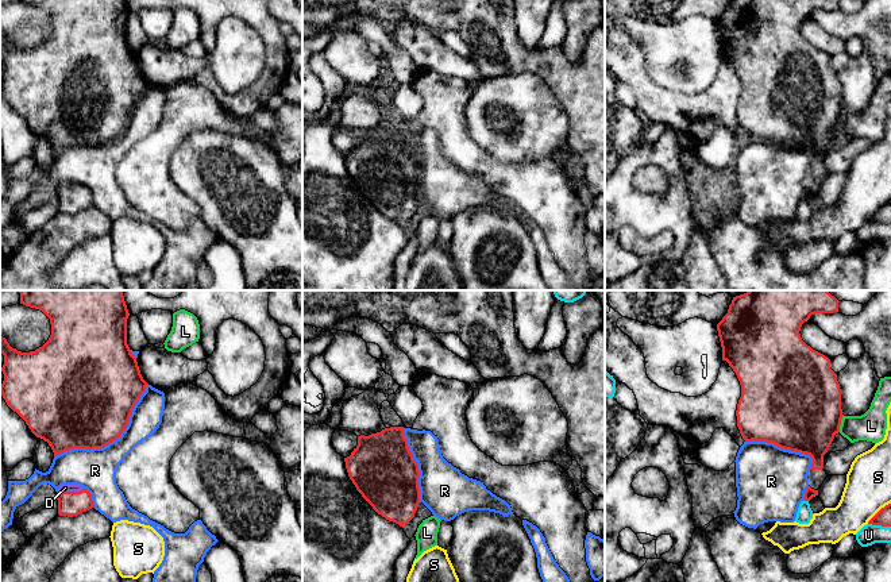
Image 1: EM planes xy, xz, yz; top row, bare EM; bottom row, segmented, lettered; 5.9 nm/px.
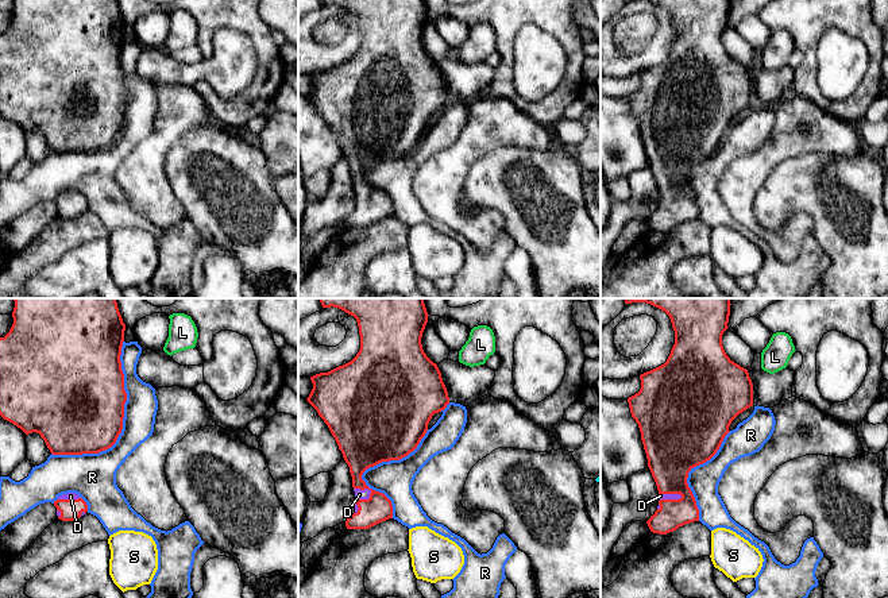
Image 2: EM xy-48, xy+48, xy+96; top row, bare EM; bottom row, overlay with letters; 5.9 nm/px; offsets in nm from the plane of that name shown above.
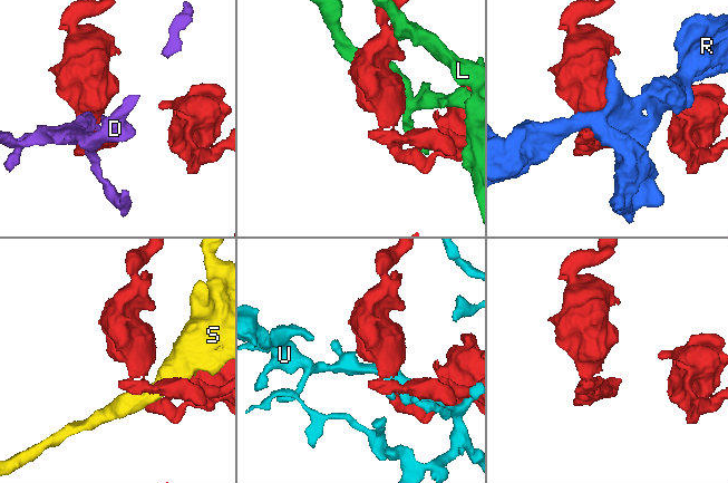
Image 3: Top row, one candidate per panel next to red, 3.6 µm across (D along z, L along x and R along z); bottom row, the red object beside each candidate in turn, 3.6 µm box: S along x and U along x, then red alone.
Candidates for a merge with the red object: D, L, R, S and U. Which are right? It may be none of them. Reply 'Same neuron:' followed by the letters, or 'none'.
Same neuron: D

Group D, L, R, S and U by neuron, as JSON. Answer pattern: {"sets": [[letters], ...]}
{"sets": [["D"], ["L"], ["R"], ["S"], ["U"]]}

